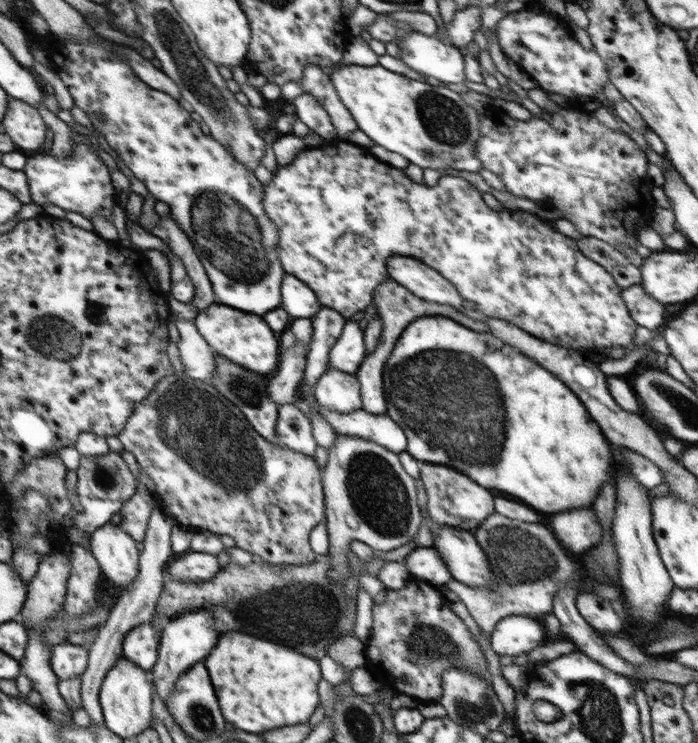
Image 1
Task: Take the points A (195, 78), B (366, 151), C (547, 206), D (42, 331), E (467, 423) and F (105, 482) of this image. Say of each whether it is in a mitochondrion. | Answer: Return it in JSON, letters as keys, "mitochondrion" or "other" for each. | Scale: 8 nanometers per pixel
{"A":"mitochondrion","B":"other","C":"other","D":"mitochondrion","E":"mitochondrion","F":"mitochondrion"}

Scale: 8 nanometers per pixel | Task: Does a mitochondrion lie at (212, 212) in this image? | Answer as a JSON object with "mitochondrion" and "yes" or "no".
{"mitochondrion":"yes"}

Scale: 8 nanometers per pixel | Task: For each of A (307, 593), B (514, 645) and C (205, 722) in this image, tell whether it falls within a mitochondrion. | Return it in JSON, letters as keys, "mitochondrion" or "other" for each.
{"A":"mitochondrion","B":"other","C":"mitochondrion"}

